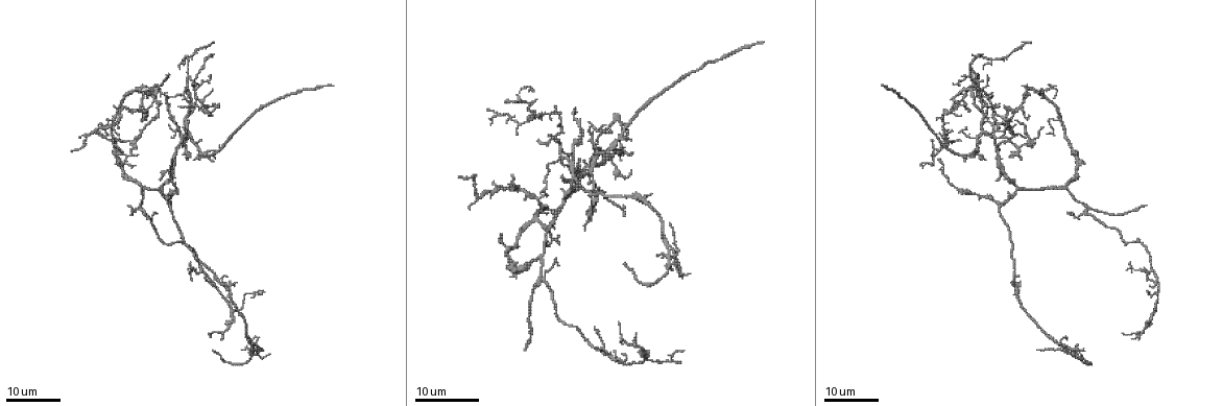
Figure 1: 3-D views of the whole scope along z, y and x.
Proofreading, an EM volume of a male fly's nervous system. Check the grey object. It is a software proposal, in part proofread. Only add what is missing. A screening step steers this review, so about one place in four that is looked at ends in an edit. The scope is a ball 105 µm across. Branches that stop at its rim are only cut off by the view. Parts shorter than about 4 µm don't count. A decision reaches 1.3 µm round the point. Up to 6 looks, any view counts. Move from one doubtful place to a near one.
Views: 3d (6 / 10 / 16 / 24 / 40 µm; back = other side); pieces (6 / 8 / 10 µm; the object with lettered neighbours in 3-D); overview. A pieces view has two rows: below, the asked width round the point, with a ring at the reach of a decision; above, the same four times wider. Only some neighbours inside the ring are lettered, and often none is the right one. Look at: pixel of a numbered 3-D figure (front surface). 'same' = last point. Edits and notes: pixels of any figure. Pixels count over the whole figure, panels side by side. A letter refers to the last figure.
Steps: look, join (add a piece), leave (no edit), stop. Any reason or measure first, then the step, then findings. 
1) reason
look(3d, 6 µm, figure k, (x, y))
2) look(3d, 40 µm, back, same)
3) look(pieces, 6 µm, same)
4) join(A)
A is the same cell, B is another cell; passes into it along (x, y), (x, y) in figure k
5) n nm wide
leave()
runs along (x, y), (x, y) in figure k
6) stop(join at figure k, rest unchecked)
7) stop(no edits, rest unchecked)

an open end
look(3d, 24 µm, figure 1, (1146, 205))

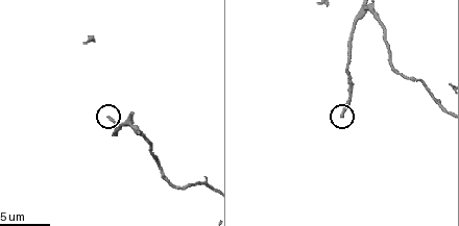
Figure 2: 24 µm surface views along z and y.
look(pieces, 8 µm, figure 2, (107, 119))

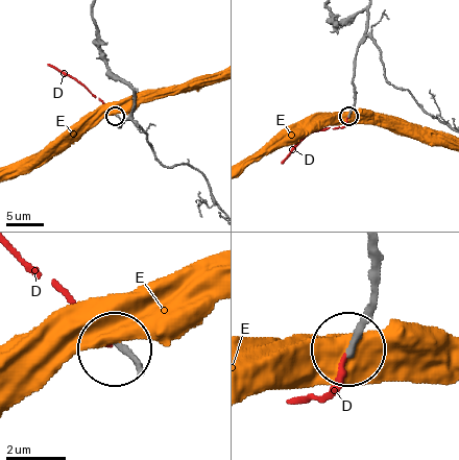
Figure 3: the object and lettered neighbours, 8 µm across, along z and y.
190 nm wide
join(D)
D is the same cell, E is another cell; it goes on there

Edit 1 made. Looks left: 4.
redraw
look(overview)

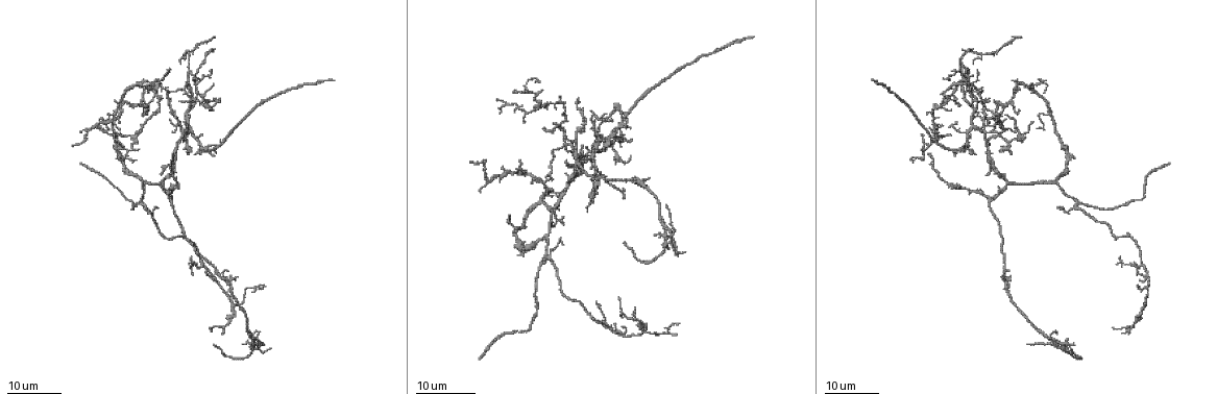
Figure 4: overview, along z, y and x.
free end
look(3d, 24 µm, figure 4, (562, 222))

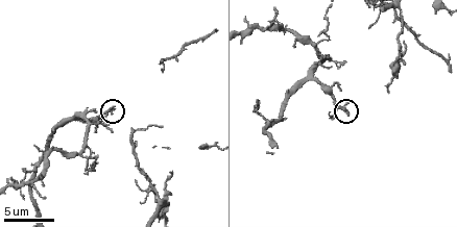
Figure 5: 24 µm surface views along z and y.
see the neighbours
look(pieces, 10 µm, figure 5, (348, 113))

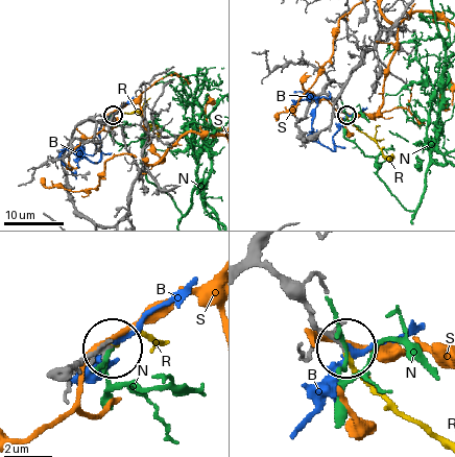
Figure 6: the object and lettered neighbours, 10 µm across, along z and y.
join(R)
R is the same cell, B, N and S are other cells; the neuron continues

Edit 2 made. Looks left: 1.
stop(join at figure 3, join at figure 6, rest unchecked)

